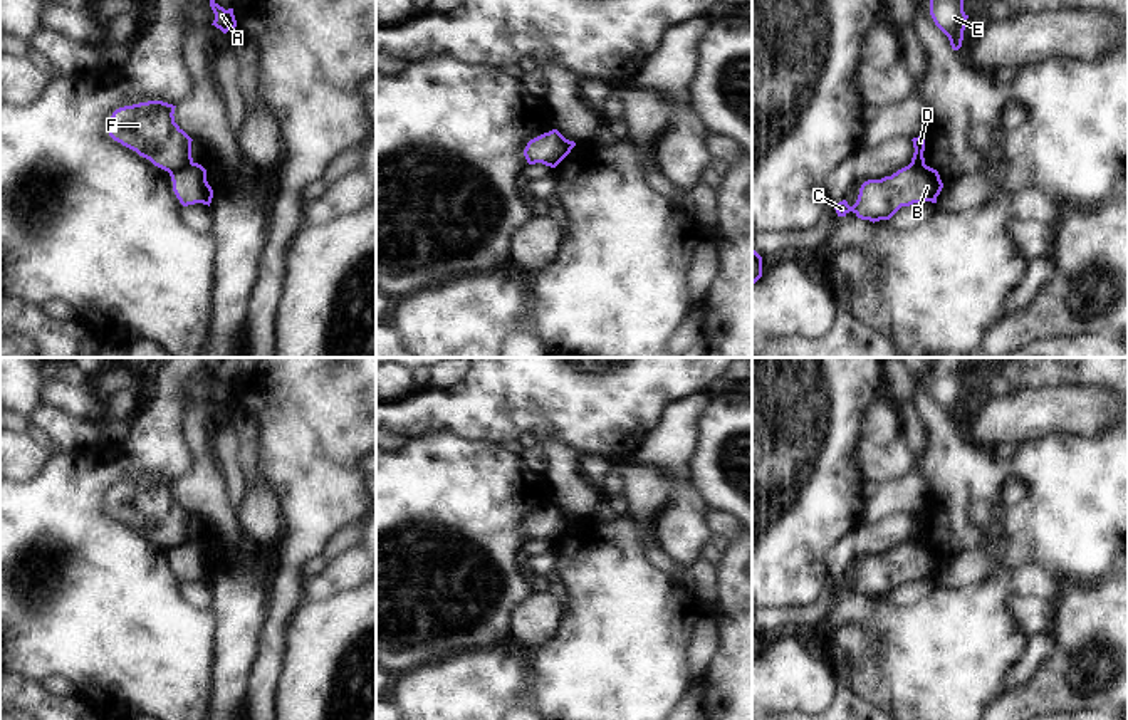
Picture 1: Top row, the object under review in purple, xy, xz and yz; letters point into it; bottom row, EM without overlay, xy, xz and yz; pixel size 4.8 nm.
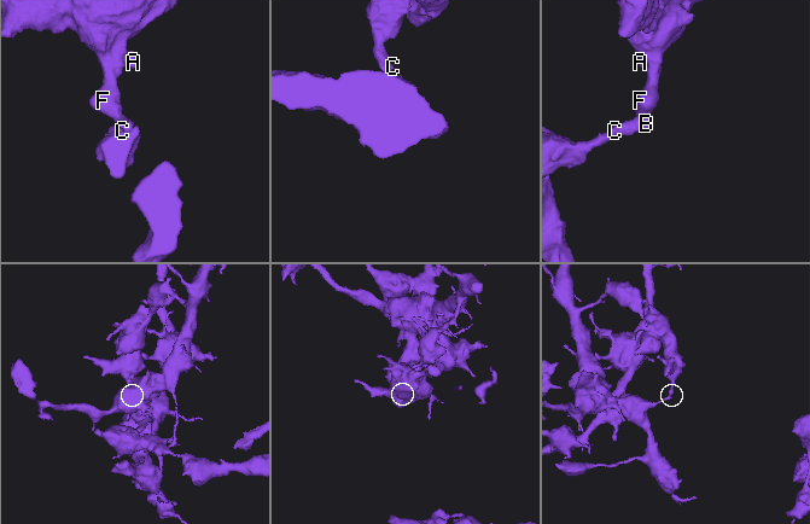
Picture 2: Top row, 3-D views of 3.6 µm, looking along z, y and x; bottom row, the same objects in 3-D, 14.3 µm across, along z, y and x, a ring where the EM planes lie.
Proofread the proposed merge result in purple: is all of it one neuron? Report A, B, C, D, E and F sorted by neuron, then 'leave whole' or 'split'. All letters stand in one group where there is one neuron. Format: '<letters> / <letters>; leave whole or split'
A D E F / B C; split

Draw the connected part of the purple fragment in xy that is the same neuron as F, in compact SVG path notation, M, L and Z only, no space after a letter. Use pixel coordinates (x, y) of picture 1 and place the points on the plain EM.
M163 477L119 483L109 495L109 512L154 542L178 549L193 539L193 515L175 498L175 483Z

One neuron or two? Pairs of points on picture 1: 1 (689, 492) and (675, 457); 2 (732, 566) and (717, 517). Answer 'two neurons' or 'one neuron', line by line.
1: one neuron
2: two neurons

